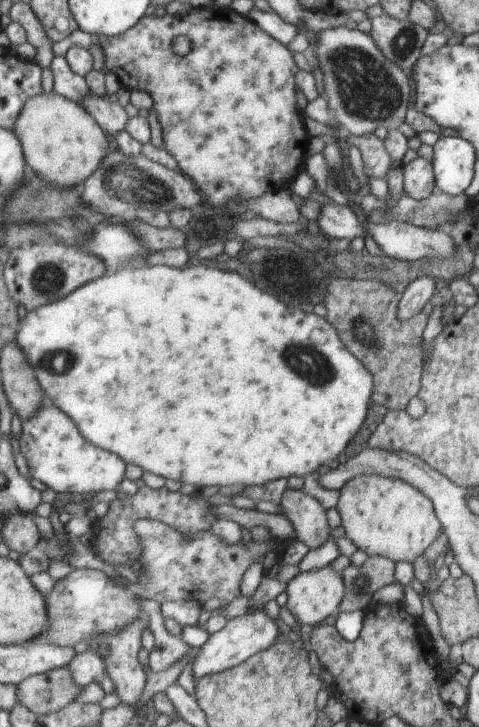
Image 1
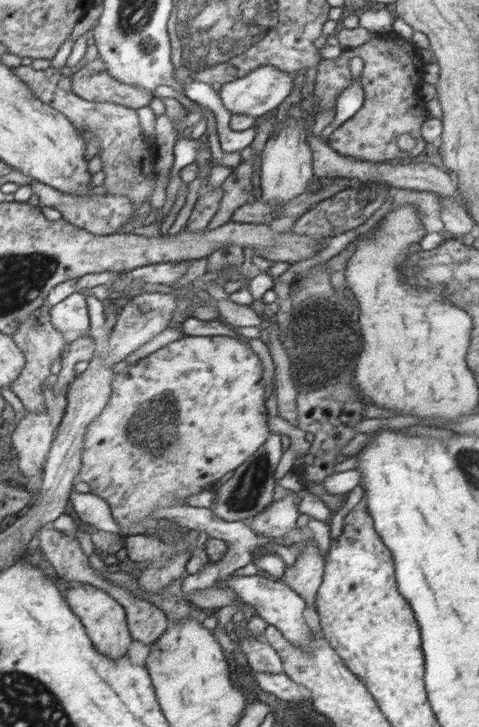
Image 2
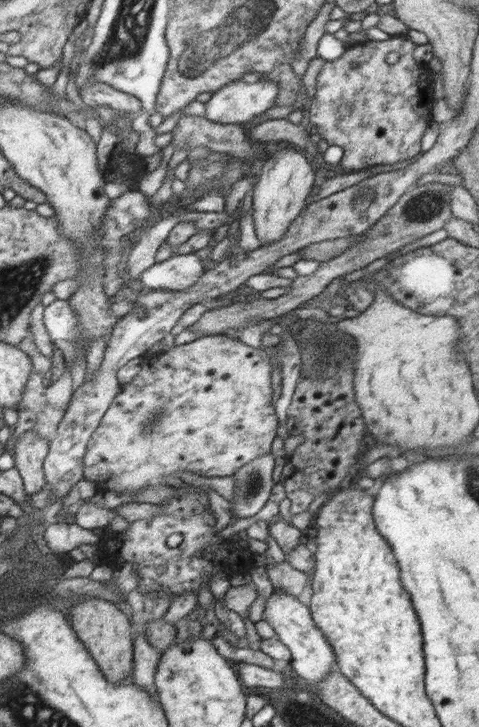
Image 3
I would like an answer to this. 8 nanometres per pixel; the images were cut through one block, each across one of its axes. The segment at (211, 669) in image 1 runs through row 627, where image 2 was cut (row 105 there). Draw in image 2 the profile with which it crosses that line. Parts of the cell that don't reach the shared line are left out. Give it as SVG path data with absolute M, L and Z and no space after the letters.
M262 64L250 71L246 76L237 78L232 82L224 83L218 92L224 107L234 114L252 116L253 118L266 116L267 113L275 112L276 108L292 93L294 75L282 71L274 65Z

